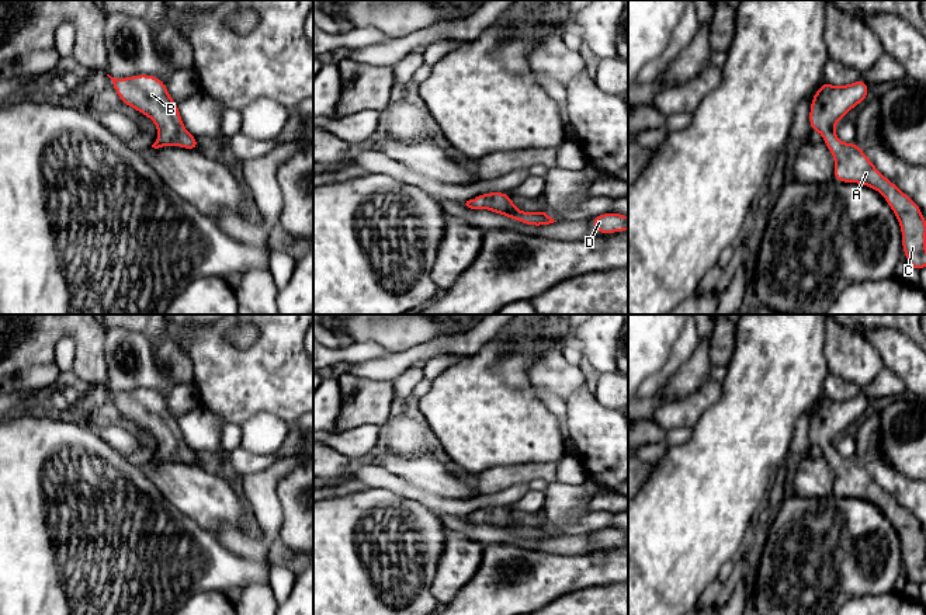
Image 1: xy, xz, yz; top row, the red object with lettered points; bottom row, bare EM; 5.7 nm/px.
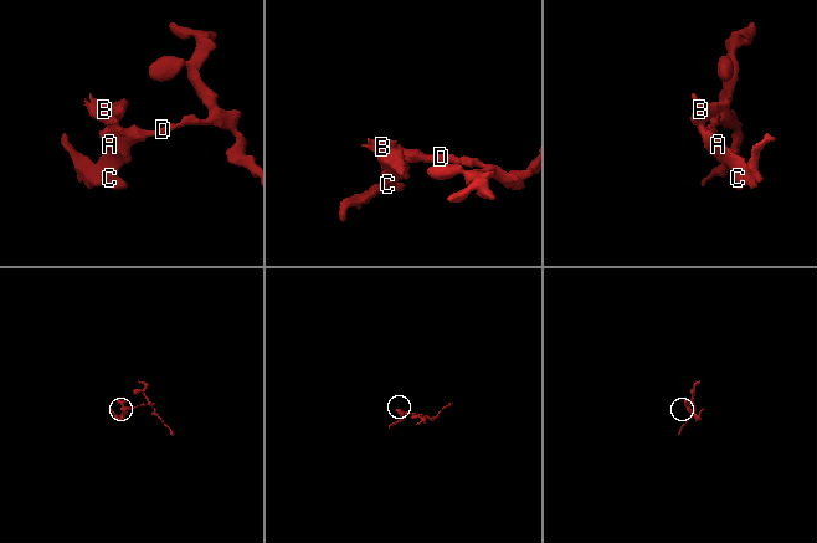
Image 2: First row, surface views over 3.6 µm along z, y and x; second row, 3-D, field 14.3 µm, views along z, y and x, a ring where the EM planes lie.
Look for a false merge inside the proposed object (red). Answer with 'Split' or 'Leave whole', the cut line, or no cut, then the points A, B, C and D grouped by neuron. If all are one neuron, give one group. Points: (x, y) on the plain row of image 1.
Leave whole. No split. Groups: A B C D

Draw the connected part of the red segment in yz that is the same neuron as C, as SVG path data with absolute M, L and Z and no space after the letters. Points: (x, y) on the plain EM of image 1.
M823 395L812 411L809 442L825 452L823 456L835 473L836 496L867 500L885 512L901 541L908 581L920 586L926 583L926 534L919 520L884 491L856 456L843 458L835 448L836 438L867 413L868 400L866 395L857 395L835 402Z

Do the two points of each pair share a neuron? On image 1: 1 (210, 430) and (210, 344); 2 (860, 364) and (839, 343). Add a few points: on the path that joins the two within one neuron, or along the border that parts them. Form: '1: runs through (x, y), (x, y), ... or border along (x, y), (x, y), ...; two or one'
1: border along (200, 402), (211, 407), (224, 421); two
2: runs through (855, 358), (845, 348); one

